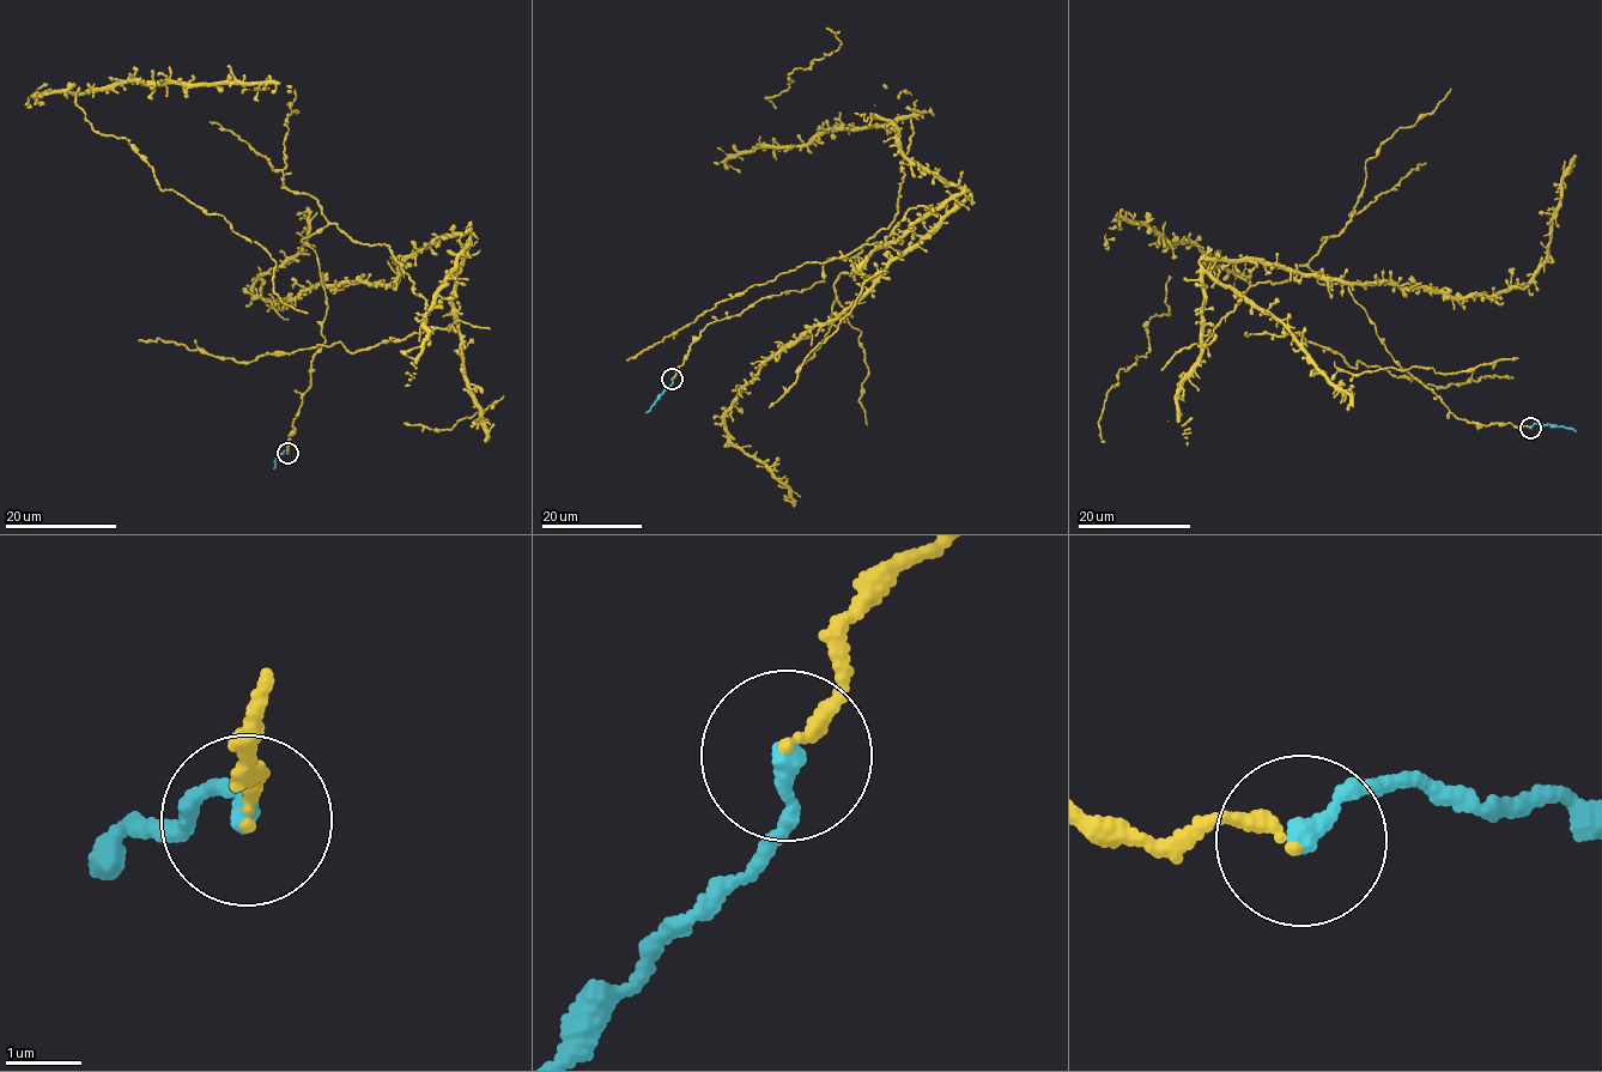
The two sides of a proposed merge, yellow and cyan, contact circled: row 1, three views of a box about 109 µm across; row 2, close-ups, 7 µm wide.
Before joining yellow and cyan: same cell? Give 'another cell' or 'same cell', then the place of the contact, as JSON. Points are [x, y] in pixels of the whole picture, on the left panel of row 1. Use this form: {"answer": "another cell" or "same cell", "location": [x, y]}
{"answer": "same cell", "location": [287, 453]}

